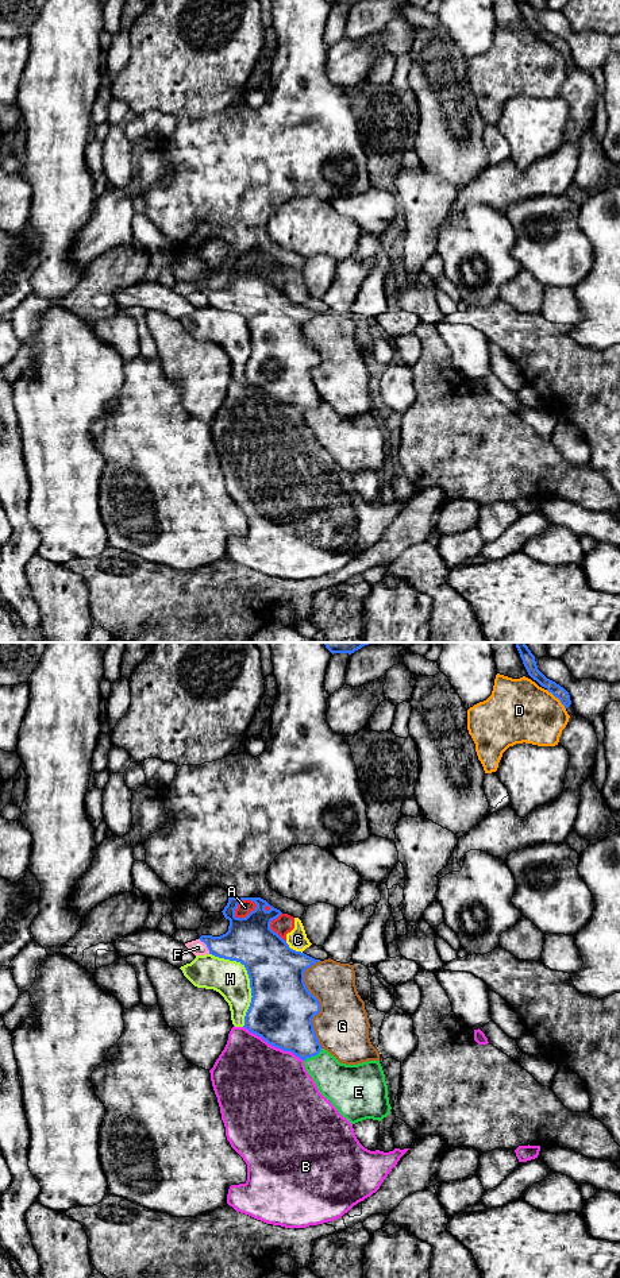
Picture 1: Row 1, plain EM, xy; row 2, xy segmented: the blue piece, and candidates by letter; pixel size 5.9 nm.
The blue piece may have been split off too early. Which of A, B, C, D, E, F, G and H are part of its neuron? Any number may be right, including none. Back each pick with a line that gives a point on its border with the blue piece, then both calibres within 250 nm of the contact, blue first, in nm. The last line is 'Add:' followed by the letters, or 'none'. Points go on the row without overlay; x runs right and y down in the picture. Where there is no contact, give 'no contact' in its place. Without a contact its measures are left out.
Add: none

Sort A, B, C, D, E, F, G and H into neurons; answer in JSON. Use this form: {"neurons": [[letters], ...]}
{"neurons": [["A", "C"], ["B"], ["D"], ["E"], ["F"], ["G"], ["H"]]}

